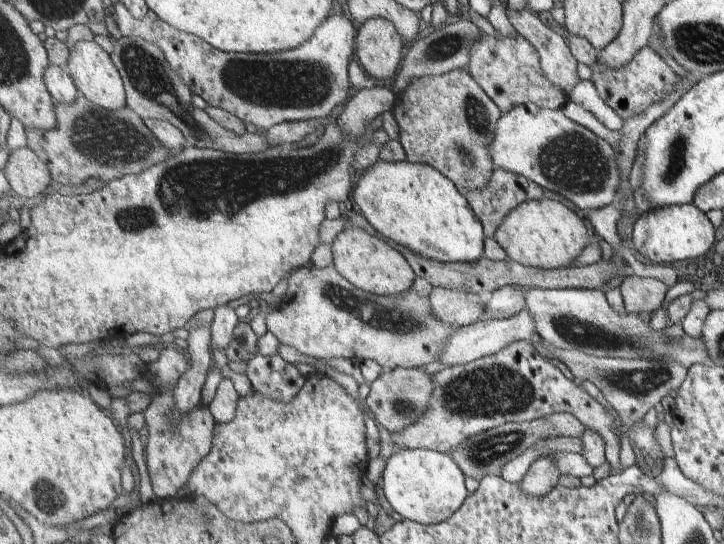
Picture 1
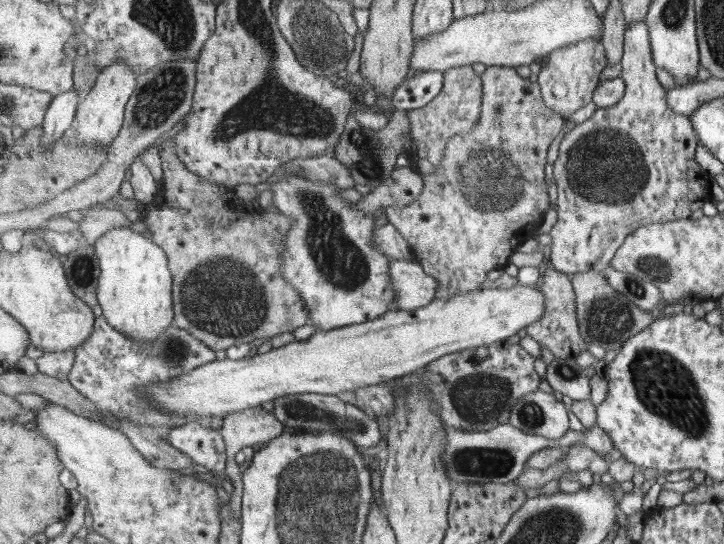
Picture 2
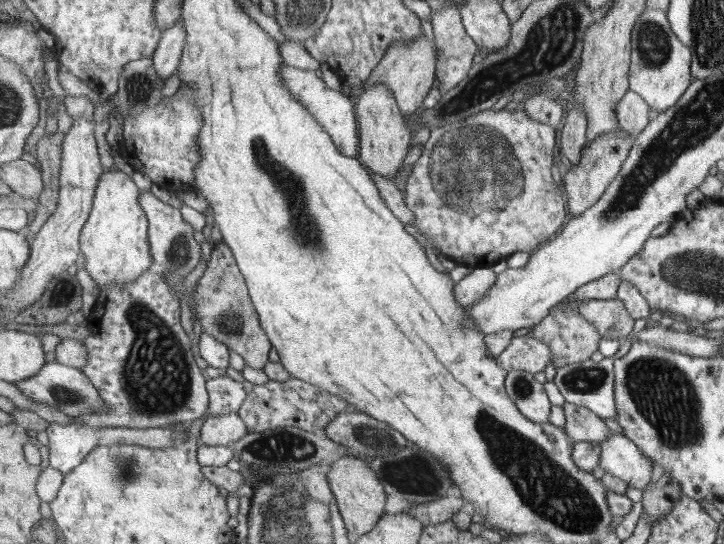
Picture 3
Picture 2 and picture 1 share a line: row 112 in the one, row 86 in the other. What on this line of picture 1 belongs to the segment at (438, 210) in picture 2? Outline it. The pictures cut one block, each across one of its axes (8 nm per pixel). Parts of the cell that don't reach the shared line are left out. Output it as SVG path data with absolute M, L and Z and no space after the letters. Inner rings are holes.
M483 34L471 46L471 64L467 70L475 81L487 92L491 100L499 106L502 114L511 113L517 106L534 103L543 109L557 110L569 101L566 94L555 86L541 70L541 58L535 46L523 36L496 36Z

